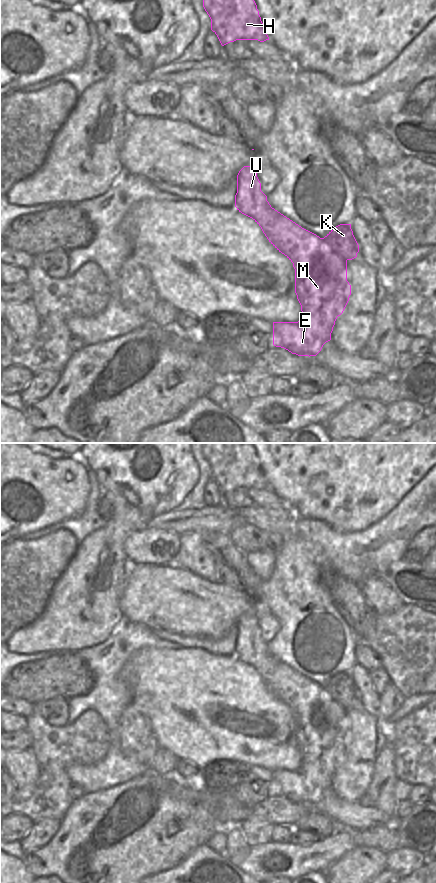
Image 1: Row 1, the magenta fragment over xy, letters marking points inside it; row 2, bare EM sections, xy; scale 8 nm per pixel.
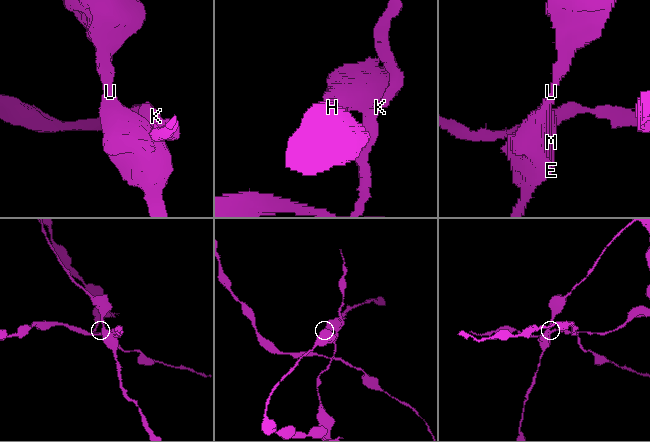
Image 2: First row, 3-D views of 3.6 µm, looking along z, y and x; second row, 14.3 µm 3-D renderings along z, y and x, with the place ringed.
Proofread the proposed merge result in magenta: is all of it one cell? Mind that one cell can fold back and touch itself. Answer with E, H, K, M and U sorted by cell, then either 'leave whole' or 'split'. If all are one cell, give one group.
E H M U / K | split

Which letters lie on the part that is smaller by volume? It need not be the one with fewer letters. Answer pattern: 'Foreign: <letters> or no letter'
Foreign: K

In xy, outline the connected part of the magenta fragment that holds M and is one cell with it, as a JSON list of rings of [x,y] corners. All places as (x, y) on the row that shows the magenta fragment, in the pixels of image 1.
[[[244,166],[237,175],[235,207],[261,227],[269,242],[293,263],[295,269],[295,293],[301,305],[301,319],[298,322],[273,322],[273,345],[298,356],[316,356],[323,345],[331,340],[335,321],[343,313],[351,295],[351,285],[347,281],[347,260],[340,256],[326,240],[302,228],[272,208],[267,201],[267,196],[261,191],[257,170],[250,166]]]

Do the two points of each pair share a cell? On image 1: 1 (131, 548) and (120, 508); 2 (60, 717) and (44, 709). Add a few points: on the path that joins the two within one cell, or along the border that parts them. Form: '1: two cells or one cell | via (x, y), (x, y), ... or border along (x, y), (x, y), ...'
1: two cells | border along (143, 526), (123, 543), (127, 559)
2: one cell | via (56, 717), (48, 709)

